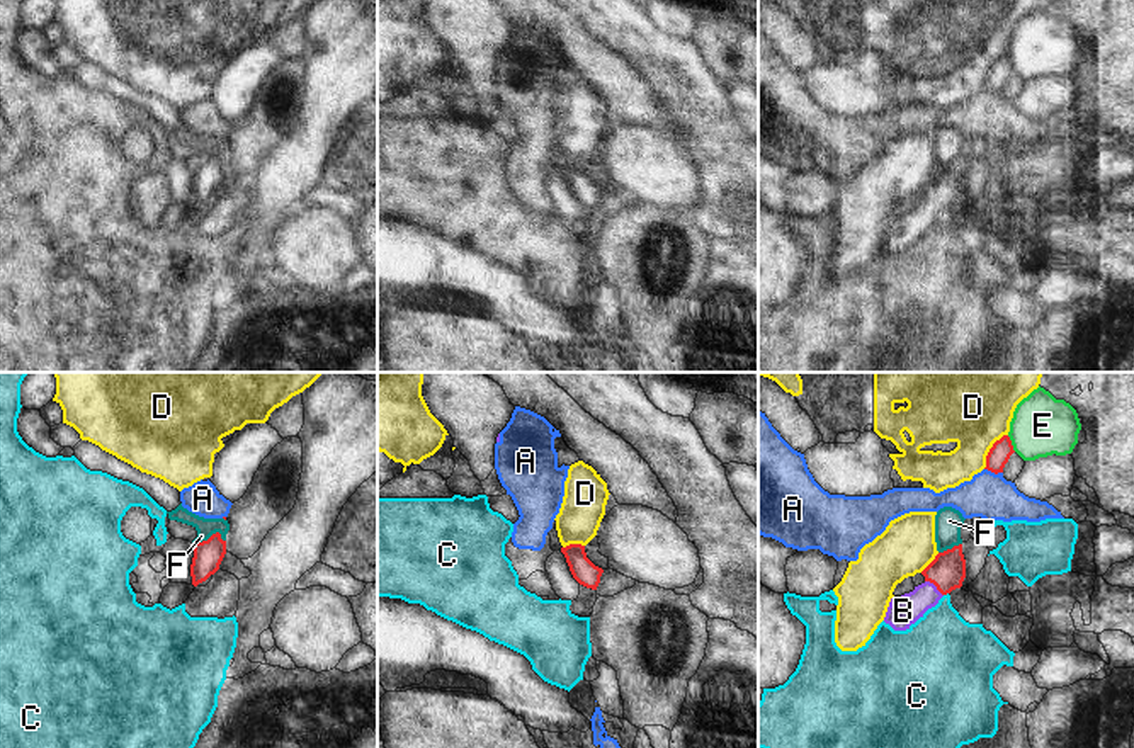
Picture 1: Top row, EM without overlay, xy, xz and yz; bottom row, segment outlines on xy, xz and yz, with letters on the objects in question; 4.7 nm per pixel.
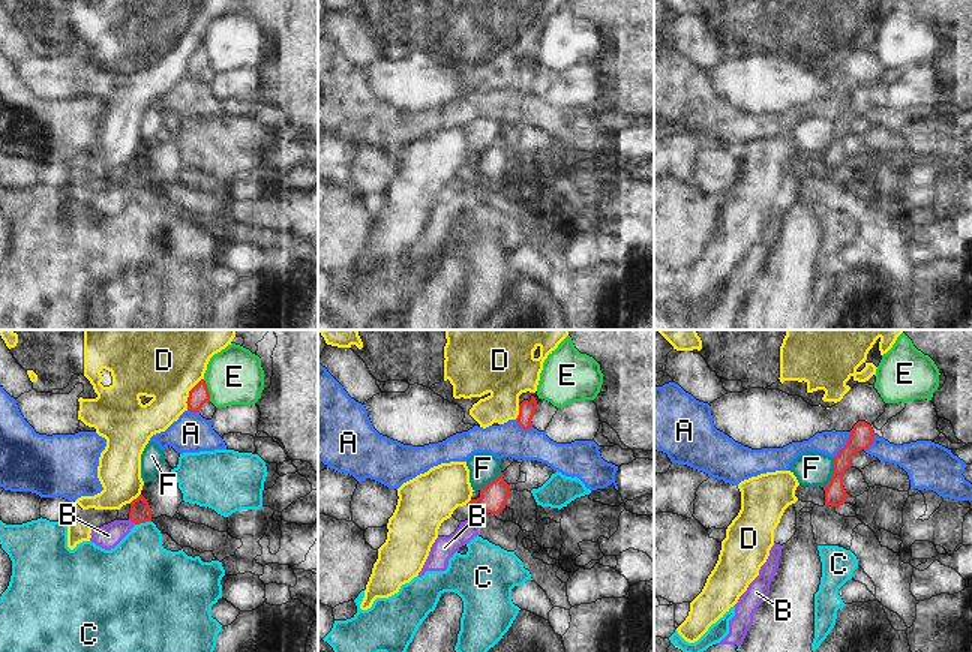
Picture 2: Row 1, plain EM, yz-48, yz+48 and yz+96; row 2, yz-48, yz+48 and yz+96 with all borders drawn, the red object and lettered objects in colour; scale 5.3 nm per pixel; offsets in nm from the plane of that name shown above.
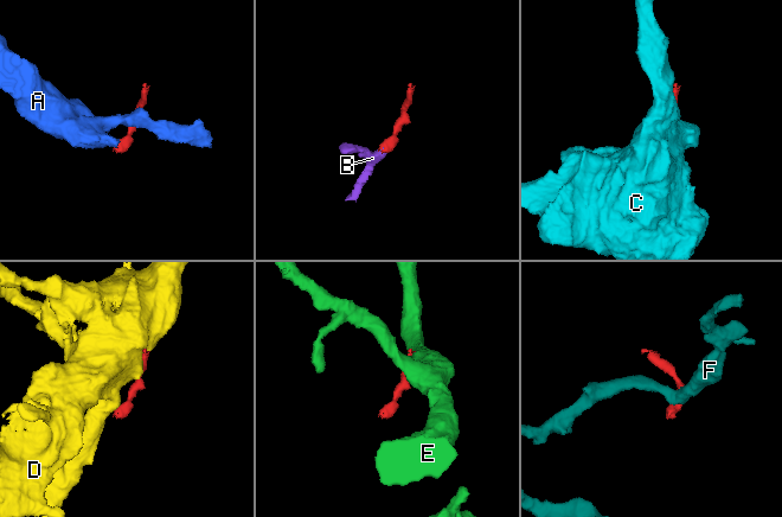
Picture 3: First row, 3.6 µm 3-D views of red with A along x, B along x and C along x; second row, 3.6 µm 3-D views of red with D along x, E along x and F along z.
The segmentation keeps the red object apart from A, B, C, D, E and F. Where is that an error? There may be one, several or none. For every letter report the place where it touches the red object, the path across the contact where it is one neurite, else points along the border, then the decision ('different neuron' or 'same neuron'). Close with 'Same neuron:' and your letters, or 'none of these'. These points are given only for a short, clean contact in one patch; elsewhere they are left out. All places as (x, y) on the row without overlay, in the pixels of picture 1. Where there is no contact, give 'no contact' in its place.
A: meets red in yz at (993, 90); border along yz (985, 87), (1002, 92); different neuron
B: meets red in yz at (935, 204); runs through yz (947, 191), (935, 204), (903, 230); same neuron
C: meets red in yz at (946, 213); border along yz (947, 211), (944, 215); different neuron
D: meets red in yz at (990, 68); different neuron
E: meets red in yz at (1010, 63); border along yz (1007, 55), (1015, 70); different neuron
F: meets red in xy at (211, 155); border along xy (225, 158), (213, 152), (194, 164); different neuron
Same neuron: B

